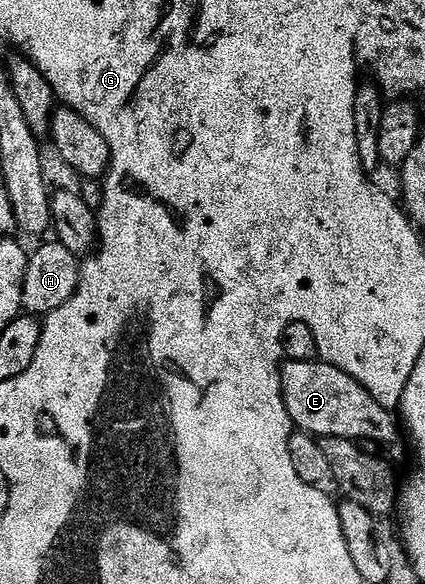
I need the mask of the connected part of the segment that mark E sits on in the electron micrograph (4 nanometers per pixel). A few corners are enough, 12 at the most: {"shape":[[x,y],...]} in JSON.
{"shape":[[324,359],[286,360],[290,419],[404,459],[398,418]]}

